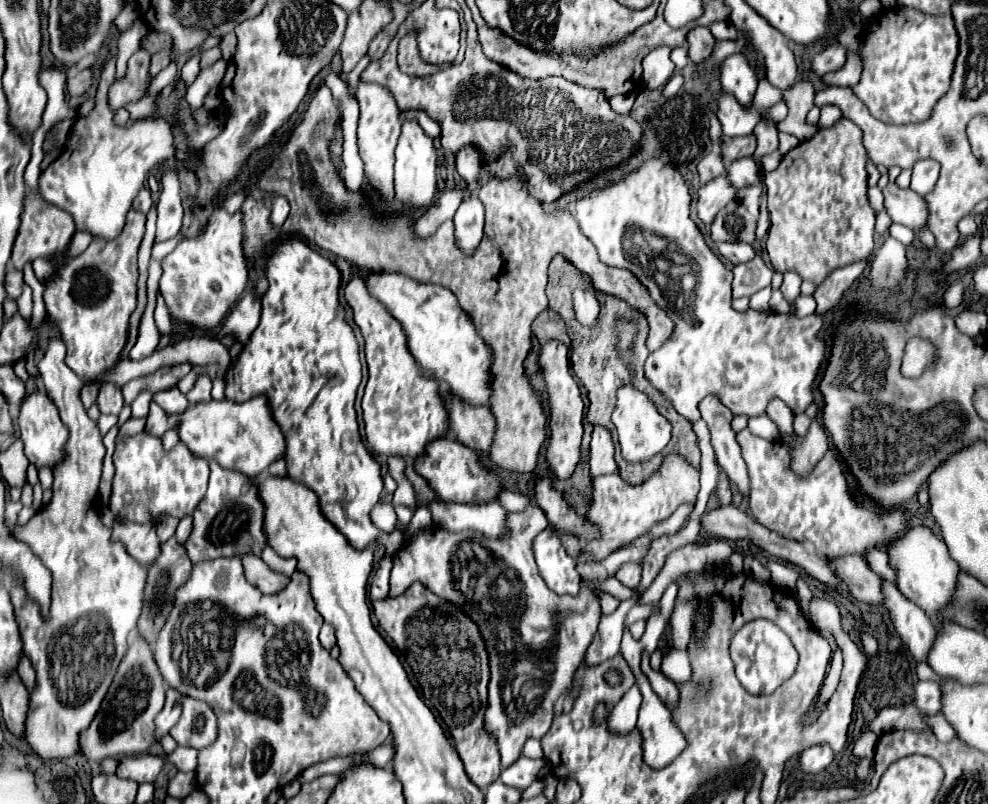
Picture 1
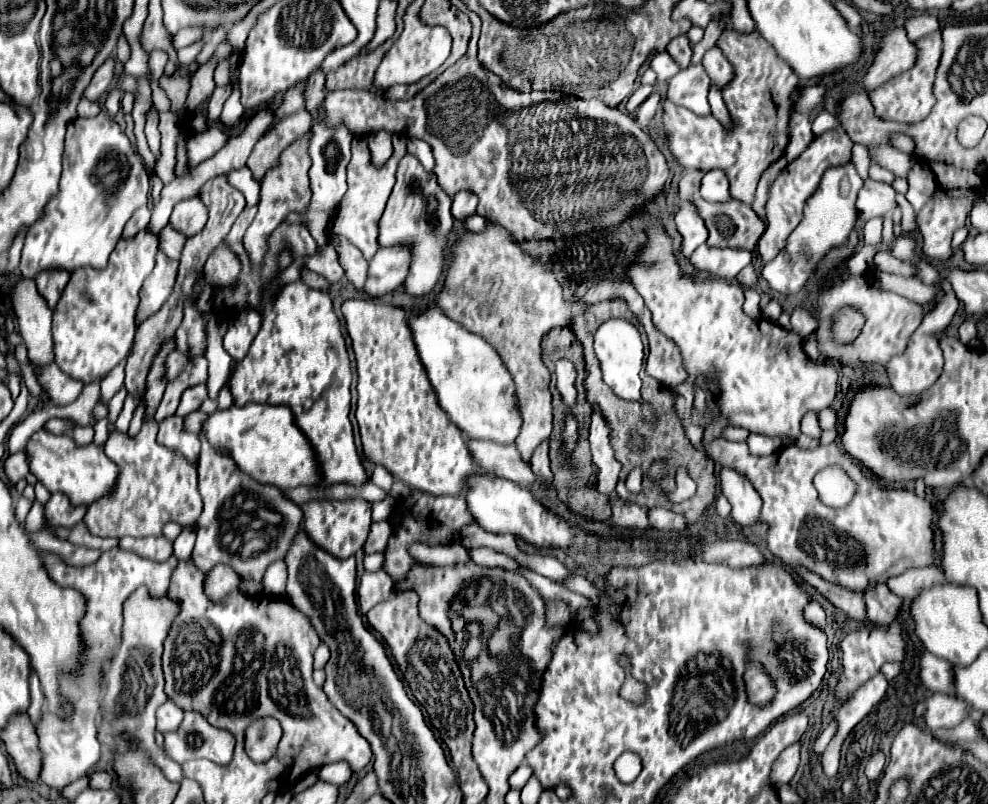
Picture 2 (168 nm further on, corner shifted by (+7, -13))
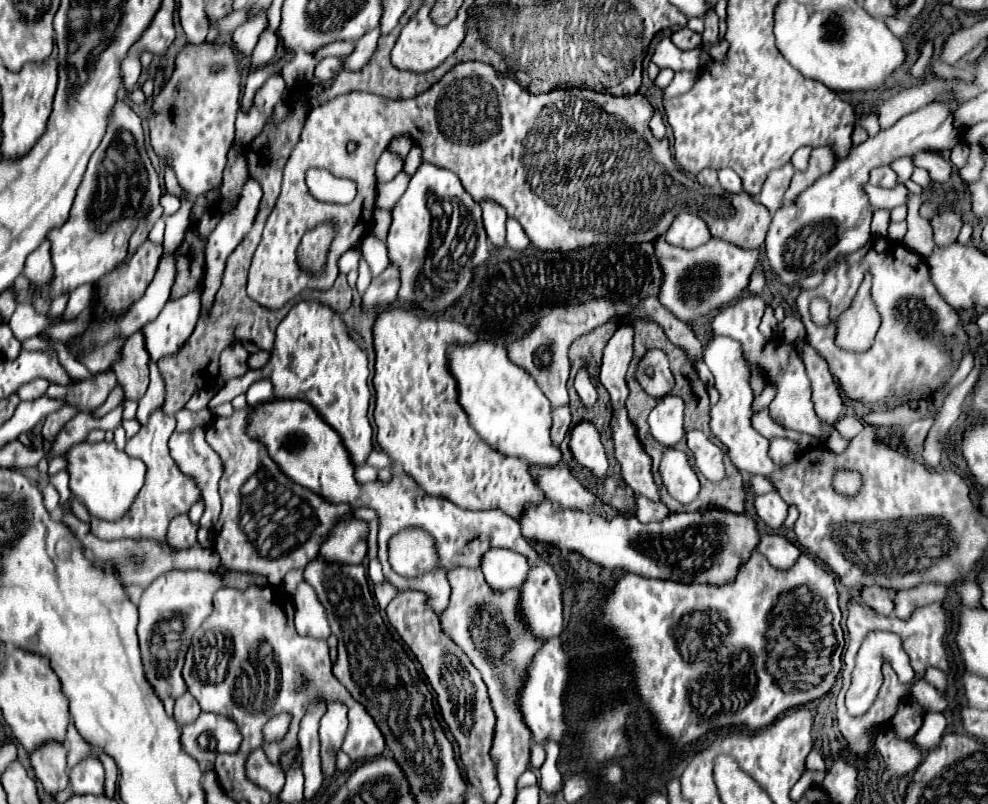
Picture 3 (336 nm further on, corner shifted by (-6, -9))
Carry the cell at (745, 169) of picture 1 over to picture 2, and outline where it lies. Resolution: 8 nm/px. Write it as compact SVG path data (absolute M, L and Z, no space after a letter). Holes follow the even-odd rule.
M718 169L708 171L702 179L700 197L706 201L728 201L730 199L730 181L728 181L726 173L722 173Z

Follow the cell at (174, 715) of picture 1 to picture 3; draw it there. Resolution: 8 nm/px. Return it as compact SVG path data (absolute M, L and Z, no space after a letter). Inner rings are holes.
M183 693L181 697L175 699L175 721L179 725L187 725L191 721L195 721L195 717L199 717L201 709L199 703L195 701L195 697L191 697L191 693Z

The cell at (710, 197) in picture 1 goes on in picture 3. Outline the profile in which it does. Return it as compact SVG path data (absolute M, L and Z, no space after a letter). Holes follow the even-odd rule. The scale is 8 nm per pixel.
M679 213L671 227L665 233L665 241L683 247L683 249L695 249L699 245L705 245L711 239L711 233L701 217L693 213Z

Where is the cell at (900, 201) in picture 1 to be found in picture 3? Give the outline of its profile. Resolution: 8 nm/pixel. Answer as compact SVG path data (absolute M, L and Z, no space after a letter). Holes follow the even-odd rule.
M875 167L873 171L871 171L871 177L881 177L879 181L877 181L877 185L879 187L885 187L885 189L893 189L895 185L897 185L897 175L895 175L895 171L891 169L891 167Z

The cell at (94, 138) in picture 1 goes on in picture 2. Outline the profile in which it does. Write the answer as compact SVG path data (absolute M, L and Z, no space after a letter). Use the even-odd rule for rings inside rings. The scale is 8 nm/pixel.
M102 110L96 117L90 119L74 119L68 125L64 139L64 155L62 155L62 177L58 185L58 193L50 197L40 219L28 229L26 243L22 249L20 271L24 277L34 277L42 269L66 269L74 271L78 267L96 267L102 269L108 263L110 253L114 251L124 225L132 217L132 213L146 205L150 179L142 165L140 155L132 149L130 139L120 129L120 125L108 117Z

